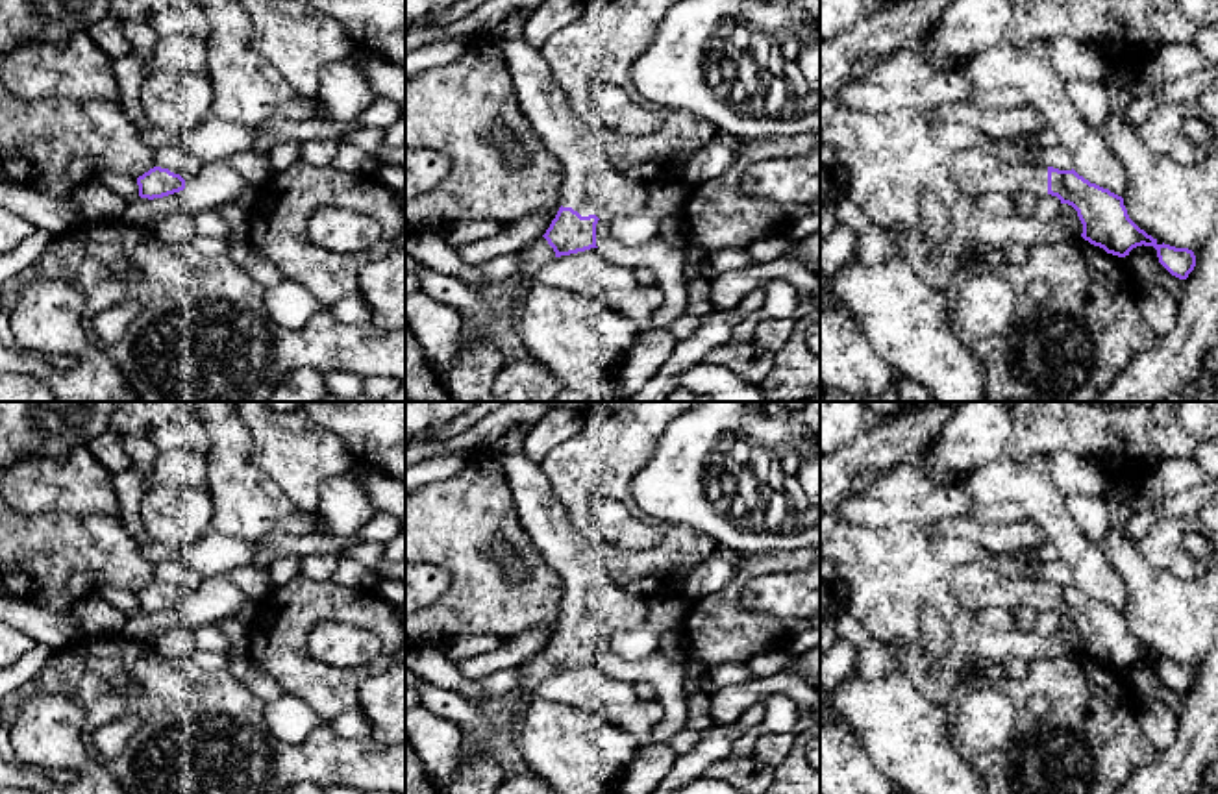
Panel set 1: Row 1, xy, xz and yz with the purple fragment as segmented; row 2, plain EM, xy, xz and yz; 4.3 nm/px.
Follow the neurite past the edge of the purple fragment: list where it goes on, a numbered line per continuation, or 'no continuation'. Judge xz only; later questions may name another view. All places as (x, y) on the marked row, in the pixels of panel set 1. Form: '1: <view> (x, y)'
1: xz (591, 187)

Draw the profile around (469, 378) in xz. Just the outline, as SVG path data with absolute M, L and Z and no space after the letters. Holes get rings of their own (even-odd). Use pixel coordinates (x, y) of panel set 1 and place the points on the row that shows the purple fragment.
M465 329L457 342L457 359L442 376L442 383L455 402L494 402L491 383L503 365L494 341Z

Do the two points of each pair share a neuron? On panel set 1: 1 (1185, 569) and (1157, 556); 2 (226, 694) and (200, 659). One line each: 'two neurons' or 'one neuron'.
1: two neurons
2: two neurons

